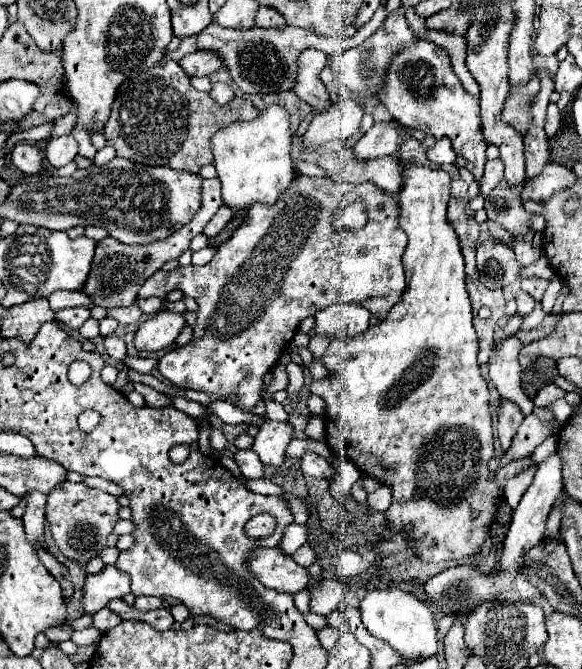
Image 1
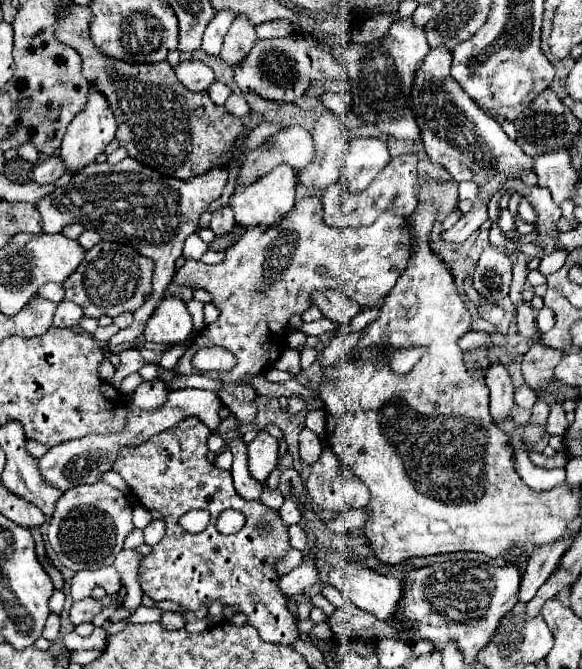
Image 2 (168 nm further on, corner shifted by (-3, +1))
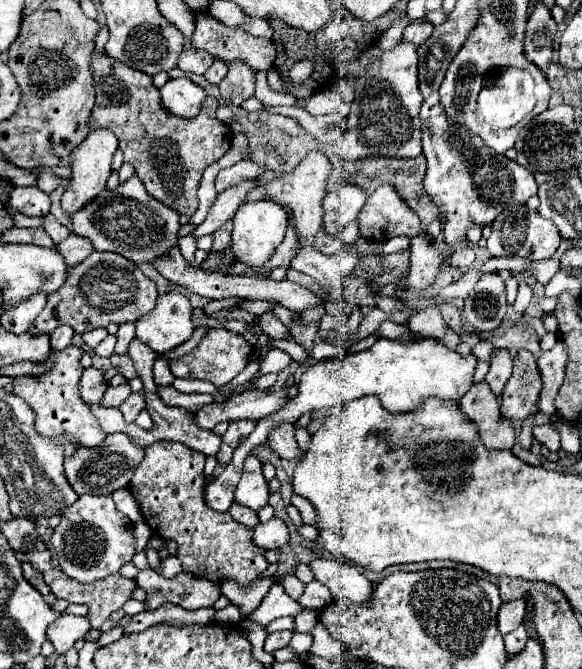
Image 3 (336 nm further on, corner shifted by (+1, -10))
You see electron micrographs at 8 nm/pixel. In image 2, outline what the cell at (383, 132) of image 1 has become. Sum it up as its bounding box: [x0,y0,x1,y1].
[341,138,389,194]

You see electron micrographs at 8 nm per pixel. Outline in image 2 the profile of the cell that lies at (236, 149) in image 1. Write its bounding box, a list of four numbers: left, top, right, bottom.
[229,164,295,228]

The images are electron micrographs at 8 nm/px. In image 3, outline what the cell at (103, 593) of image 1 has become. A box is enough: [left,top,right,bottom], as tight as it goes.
[47,615,91,653]

